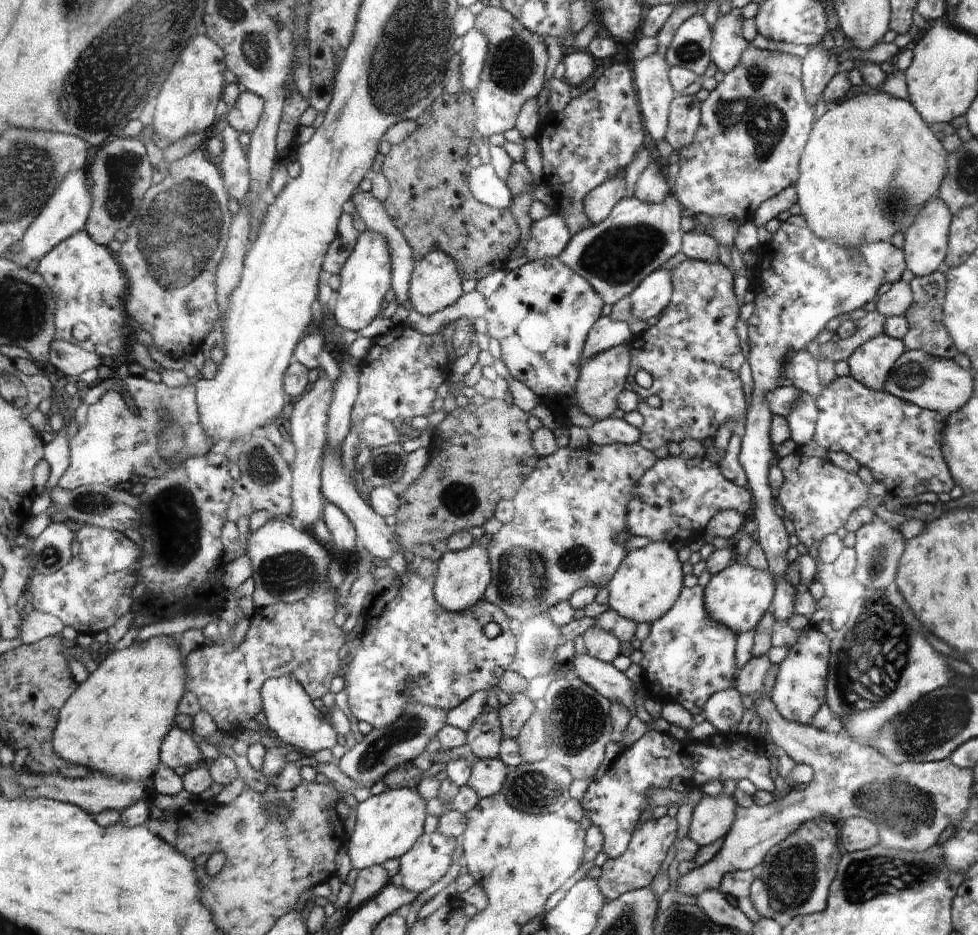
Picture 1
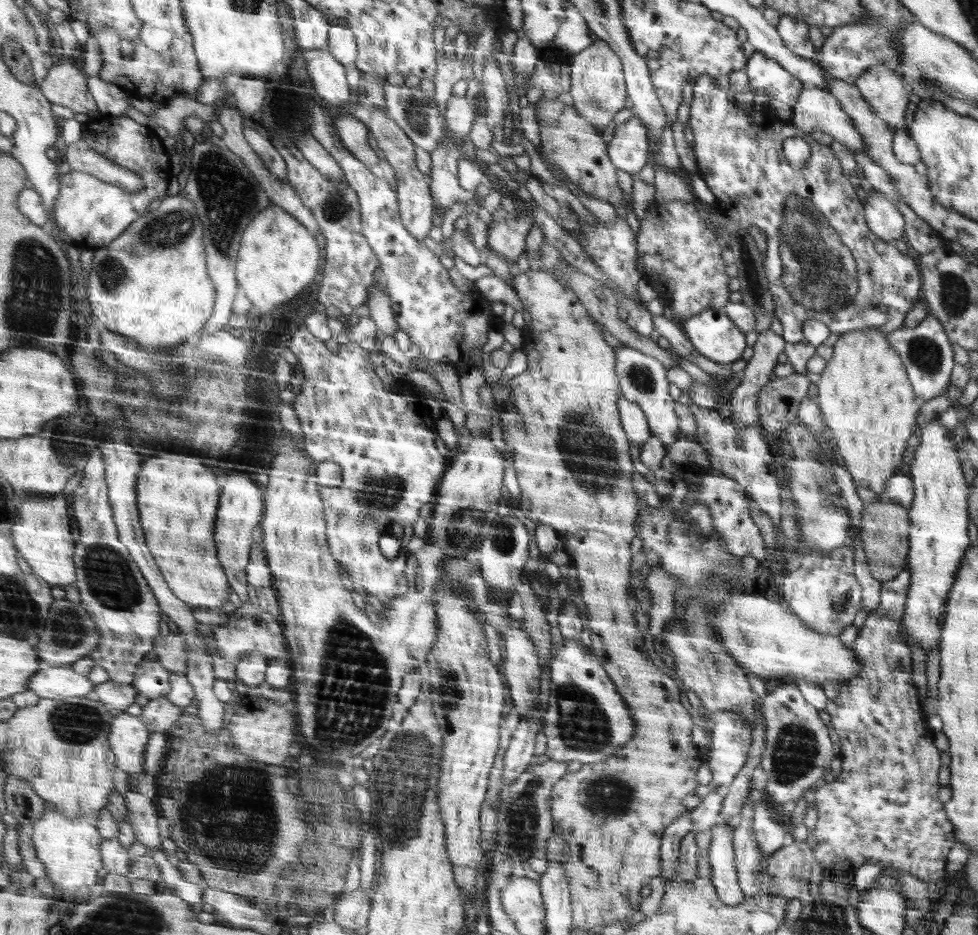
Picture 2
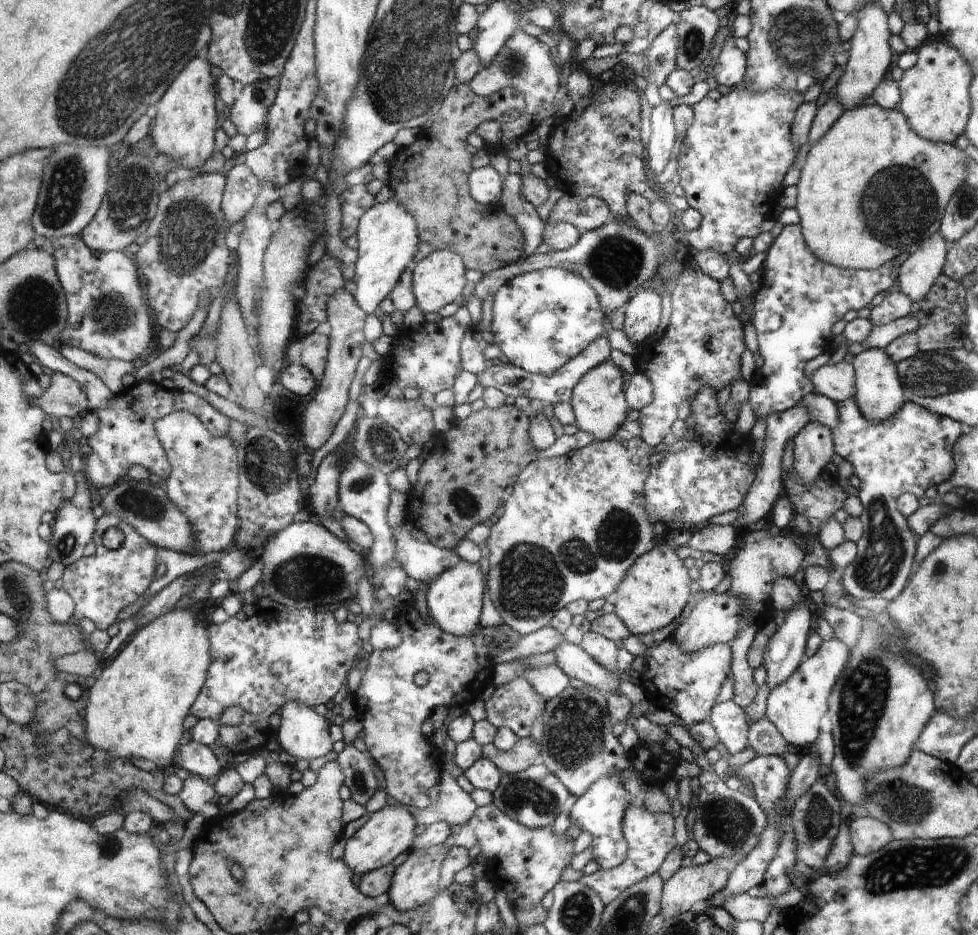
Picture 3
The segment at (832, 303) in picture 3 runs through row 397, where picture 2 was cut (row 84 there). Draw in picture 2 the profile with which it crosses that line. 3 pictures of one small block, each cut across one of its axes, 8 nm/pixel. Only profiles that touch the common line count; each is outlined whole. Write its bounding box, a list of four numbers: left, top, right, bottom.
[745,52,807,108]

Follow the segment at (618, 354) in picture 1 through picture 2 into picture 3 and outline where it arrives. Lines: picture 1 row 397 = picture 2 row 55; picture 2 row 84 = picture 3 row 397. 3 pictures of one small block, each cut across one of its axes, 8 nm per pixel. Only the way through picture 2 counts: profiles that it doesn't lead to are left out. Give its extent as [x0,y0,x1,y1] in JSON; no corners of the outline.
[571,360,627,442]

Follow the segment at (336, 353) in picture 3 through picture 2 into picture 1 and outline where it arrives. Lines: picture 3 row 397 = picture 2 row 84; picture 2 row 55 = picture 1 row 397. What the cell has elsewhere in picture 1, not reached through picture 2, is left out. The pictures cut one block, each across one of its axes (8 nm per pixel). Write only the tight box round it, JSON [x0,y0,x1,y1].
[289,374,335,532]

